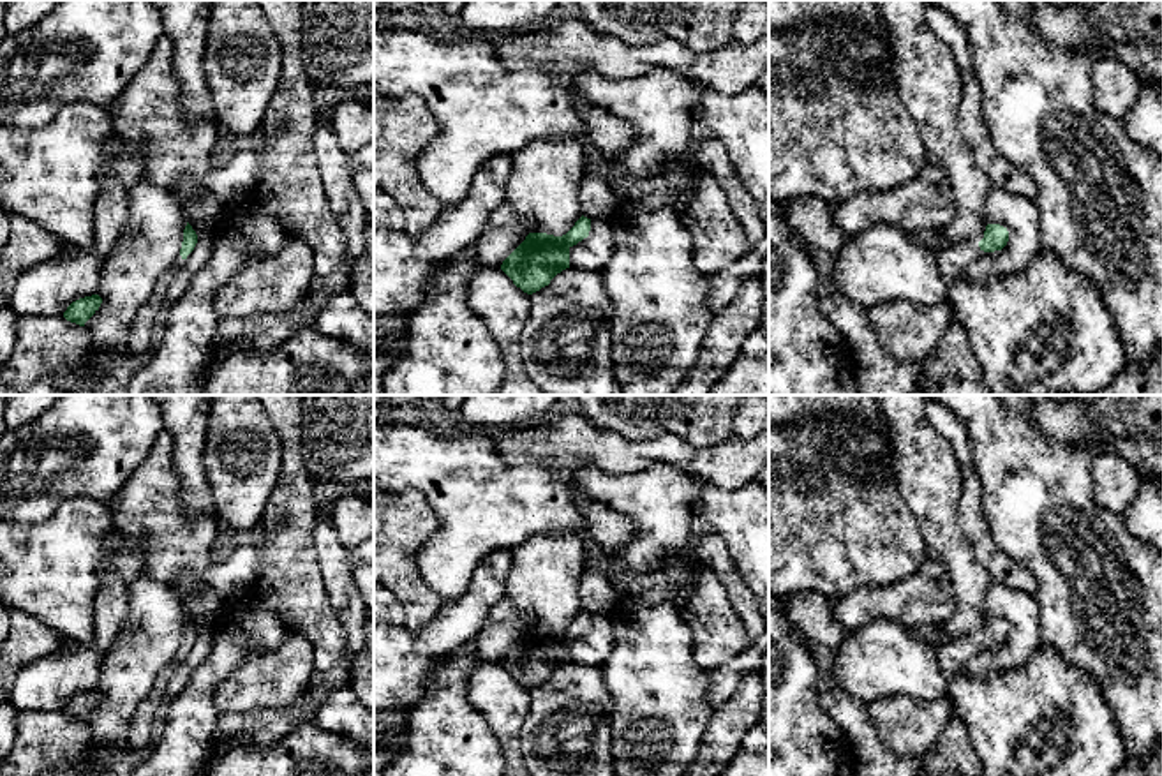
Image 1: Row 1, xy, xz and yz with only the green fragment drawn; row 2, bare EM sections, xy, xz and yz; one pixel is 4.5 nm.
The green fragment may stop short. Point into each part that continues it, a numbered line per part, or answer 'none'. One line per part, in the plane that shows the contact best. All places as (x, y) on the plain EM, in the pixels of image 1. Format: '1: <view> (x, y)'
1: yz (953, 656)

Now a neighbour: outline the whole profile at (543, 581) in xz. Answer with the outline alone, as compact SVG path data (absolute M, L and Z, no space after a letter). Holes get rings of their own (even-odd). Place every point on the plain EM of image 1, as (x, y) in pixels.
M575 533L531 536L511 548L504 598L527 619L529 628L566 630L582 612L578 594L584 540Z

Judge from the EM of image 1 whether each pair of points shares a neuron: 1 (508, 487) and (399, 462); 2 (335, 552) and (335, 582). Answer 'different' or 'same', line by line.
1: same
2: same

